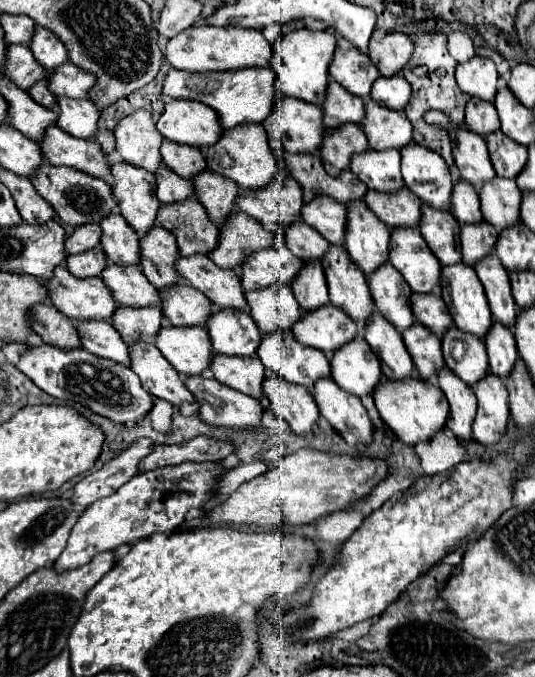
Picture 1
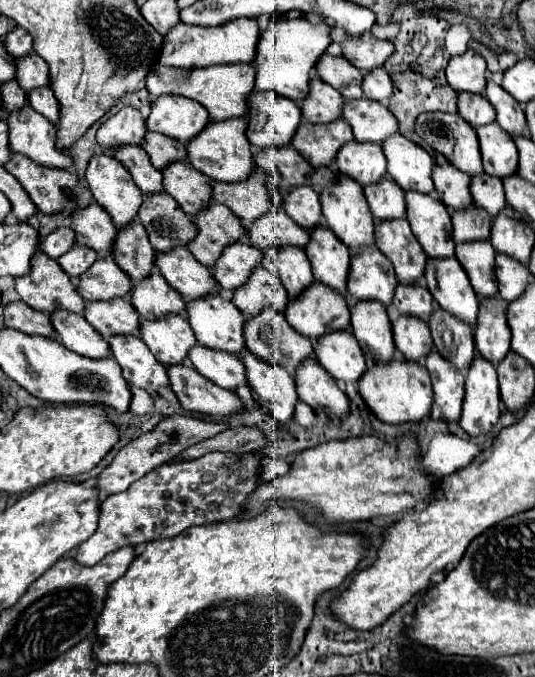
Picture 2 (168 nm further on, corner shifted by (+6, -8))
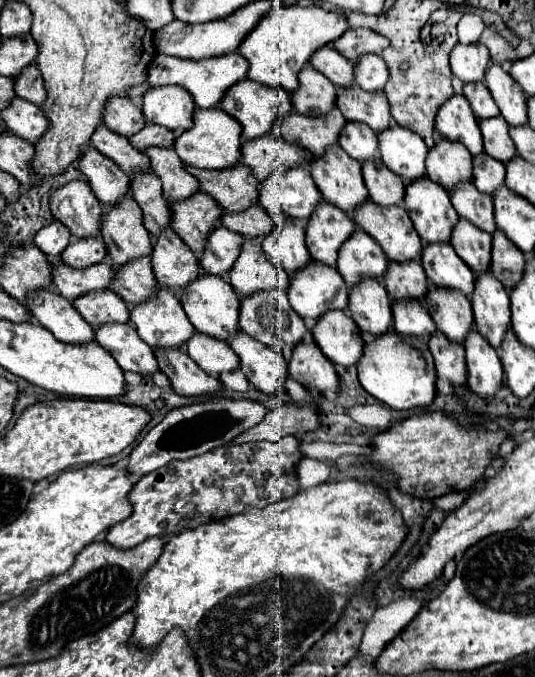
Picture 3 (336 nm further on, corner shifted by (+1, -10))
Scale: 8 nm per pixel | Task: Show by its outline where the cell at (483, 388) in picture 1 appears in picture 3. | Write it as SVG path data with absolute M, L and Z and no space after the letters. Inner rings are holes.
M475 330L465 336L463 346L469 368L469 388L481 396L493 396L503 382L503 366L497 350L493 350L493 346Z

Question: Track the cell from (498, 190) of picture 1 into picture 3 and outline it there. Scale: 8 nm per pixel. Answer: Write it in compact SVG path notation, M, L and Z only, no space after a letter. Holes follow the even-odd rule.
M489 154L473 156L473 184L477 190L493 194L505 182L505 164L489 158Z

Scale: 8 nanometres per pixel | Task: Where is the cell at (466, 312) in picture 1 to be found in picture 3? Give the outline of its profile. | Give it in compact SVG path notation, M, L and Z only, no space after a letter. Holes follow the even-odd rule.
M449 242L427 244L421 252L421 264L431 284L457 288L467 296L473 292L475 276L469 266L455 254Z

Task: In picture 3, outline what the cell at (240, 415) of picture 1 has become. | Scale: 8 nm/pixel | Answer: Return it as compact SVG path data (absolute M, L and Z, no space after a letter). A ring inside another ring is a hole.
M155 348L155 358L159 362L159 370L169 376L173 390L181 396L213 394L221 388L221 382L205 374L183 350Z

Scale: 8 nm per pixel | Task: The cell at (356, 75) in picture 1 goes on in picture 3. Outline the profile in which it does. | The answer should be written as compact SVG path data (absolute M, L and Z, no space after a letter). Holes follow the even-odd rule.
M321 46L321 50L315 50L309 64L325 74L335 86L349 86L353 82L353 64L331 46Z

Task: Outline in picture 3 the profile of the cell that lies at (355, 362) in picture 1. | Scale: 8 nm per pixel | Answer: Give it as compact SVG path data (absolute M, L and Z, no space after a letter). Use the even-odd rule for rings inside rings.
M343 310L325 312L311 330L321 352L333 362L345 368L355 366L361 358L363 338L353 318Z

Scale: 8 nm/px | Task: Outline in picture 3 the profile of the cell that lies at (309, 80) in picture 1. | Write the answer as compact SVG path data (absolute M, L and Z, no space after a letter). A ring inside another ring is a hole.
M283 4L279 8L271 8L239 46L239 54L249 62L247 78L273 88L283 88L291 94L299 84L297 74L309 62L313 50L319 50L321 46L337 40L347 28L349 24L345 14L337 10L325 10L319 4Z

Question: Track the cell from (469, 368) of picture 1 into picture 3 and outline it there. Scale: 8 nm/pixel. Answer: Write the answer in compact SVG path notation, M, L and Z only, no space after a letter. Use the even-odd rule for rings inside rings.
M433 286L425 296L425 304L433 322L449 340L459 342L469 330L473 330L473 308L461 290Z

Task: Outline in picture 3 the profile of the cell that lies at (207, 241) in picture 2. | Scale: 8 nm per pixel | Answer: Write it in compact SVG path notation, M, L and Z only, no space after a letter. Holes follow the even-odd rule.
M195 192L193 198L169 202L169 208L169 226L195 252L195 256L201 256L207 234L221 218L221 208L213 202L213 198L209 198L209 194L203 192Z

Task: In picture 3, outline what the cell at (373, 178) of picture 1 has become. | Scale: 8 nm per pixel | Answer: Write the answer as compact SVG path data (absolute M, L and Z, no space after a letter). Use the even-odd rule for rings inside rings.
M347 122L339 134L339 144L359 162L375 160L379 156L377 134L369 126L363 126L363 122Z

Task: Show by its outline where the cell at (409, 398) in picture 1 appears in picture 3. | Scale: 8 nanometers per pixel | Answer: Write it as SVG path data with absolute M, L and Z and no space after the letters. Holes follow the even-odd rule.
M387 330L385 334L367 340L363 346L363 356L357 362L359 382L361 386L395 410L409 410L409 408L425 408L435 398L435 366L429 348L419 342L417 338L409 338L405 334L397 334L395 330Z

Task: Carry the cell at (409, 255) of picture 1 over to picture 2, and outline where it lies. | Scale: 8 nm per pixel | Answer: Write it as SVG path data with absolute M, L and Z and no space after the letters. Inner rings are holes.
M408 220L376 224L376 246L392 262L400 284L414 286L422 280L428 256L414 238Z

